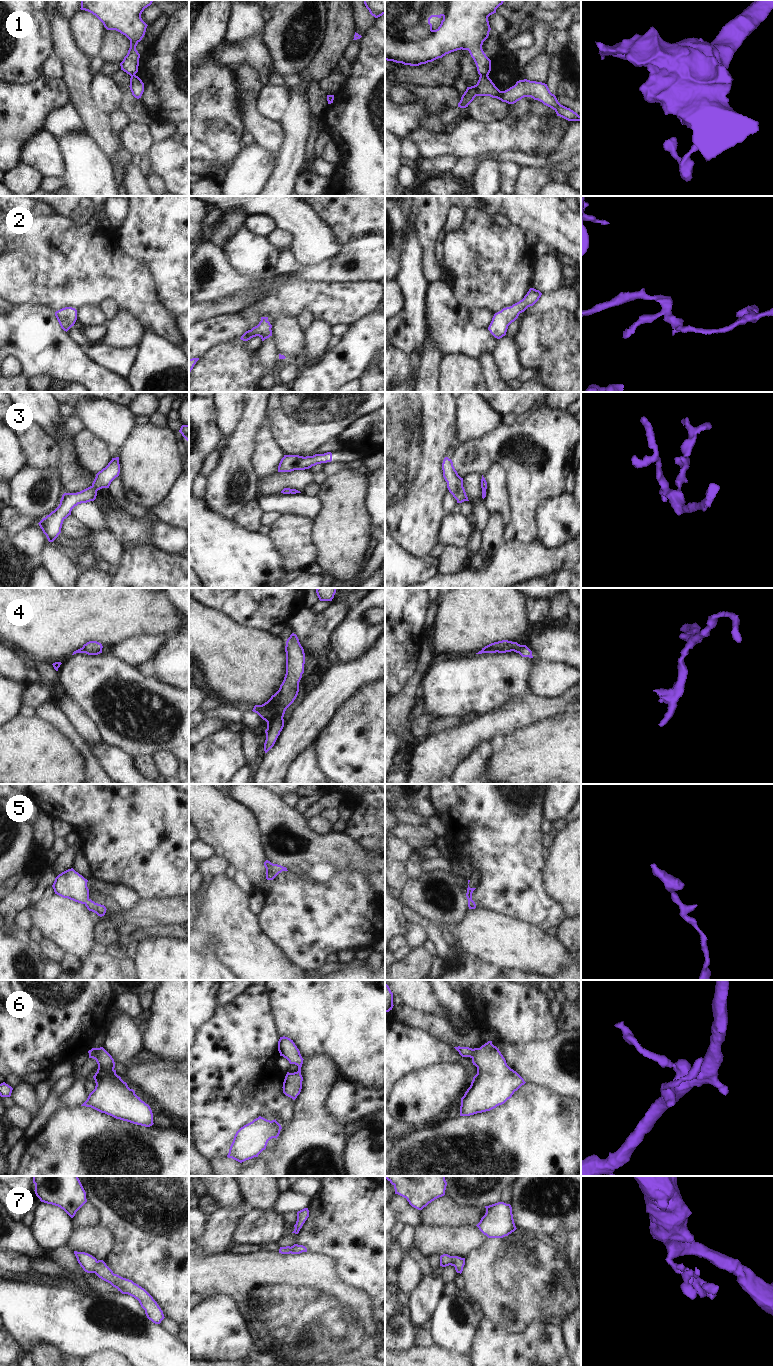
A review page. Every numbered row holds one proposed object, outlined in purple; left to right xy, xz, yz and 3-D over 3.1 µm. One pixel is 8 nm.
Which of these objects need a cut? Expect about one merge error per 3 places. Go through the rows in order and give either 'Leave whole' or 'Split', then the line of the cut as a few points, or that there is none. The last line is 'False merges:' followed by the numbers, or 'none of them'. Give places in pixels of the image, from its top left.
1: Split. Split along yz (480, 74), (487, 76)
2: Leave whole. No split
3: Leave whole. No split
4: Leave whole. No split
5: Leave whole. No split
6: Leave whole. No split
7: Leave whole. No split
False merges: 1.

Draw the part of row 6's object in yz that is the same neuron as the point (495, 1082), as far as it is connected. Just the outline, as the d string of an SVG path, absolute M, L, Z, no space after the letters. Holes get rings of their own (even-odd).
M488 1041L480 1048L454 1047L462 1057L470 1057L477 1067L477 1074L473 1077L470 1087L461 1098L460 1116L470 1116L490 1111L504 1104L526 1082L511 1069L499 1049Z

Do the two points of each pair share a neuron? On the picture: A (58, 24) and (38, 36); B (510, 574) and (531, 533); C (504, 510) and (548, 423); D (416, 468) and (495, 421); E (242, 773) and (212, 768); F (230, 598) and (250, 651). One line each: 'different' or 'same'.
A: different
B: different
C: different
D: different
E: different
F: different

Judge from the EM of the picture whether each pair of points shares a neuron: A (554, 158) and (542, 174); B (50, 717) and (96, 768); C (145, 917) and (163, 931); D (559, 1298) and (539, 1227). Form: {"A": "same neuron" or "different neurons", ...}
{"A": "same neuron", "B": "same neuron", "C": "different neurons", "D": "different neurons"}

